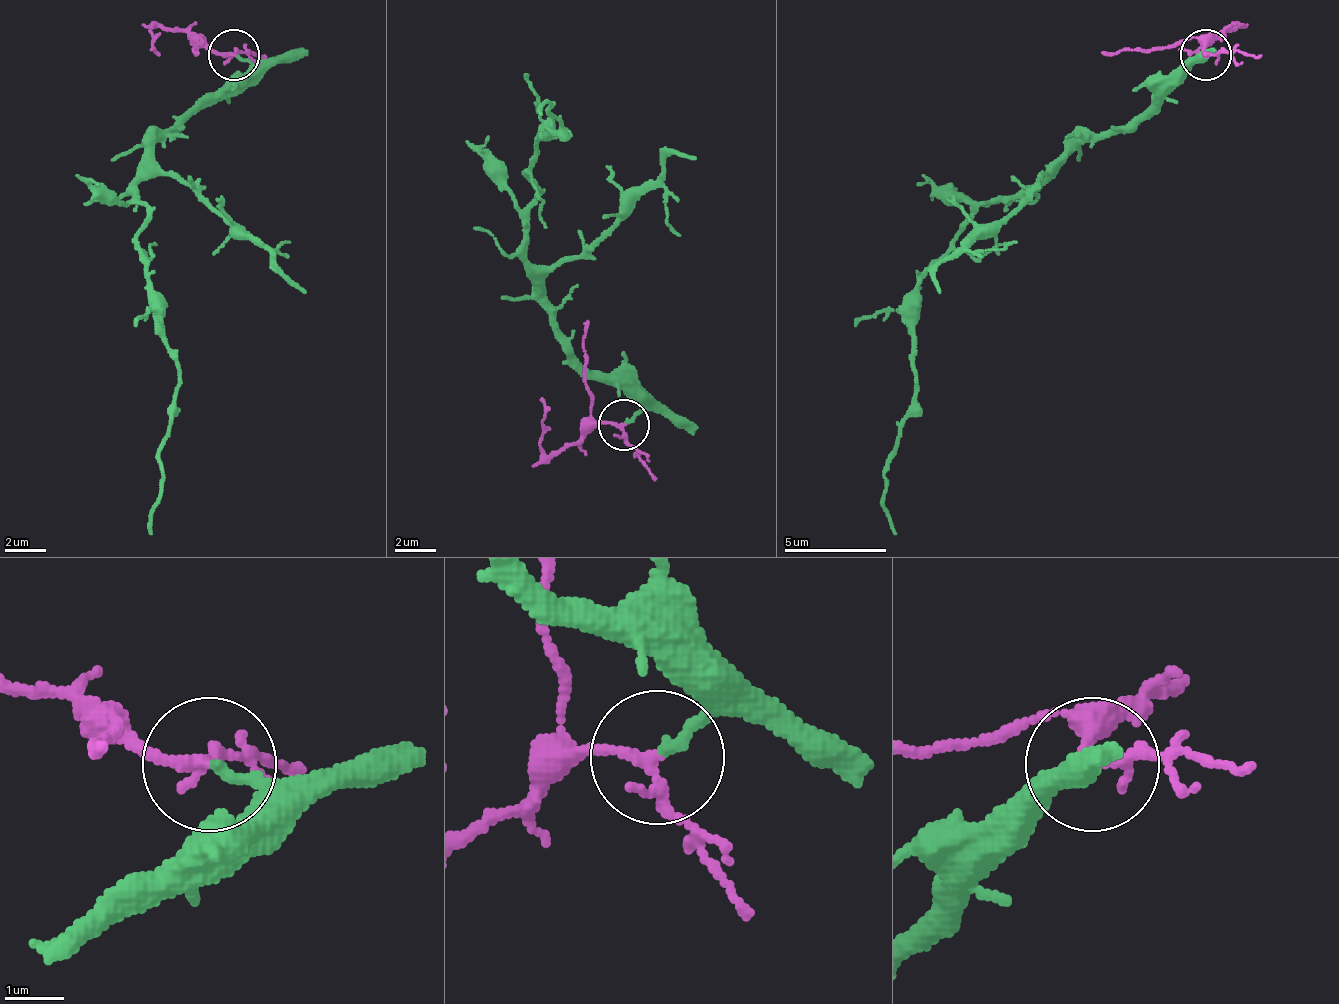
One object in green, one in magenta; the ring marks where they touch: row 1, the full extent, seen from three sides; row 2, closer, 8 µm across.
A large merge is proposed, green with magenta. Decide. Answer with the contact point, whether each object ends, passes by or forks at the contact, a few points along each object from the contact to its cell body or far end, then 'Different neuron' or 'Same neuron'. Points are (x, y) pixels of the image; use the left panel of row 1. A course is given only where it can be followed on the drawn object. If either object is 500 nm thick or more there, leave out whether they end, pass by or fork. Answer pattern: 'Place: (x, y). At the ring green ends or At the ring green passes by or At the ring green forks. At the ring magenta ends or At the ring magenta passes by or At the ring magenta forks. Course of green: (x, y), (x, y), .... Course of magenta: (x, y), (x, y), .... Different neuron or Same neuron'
Place: (234, 55). At the ring green ends. At the ring magenta passes by. Course of green: (235, 56), (250, 66), (184, 118), (138, 179), (143, 271), (179, 368), (148, 532). Course of magenta: (235, 56), (204, 51), (184, 30), (158, 25), (148, 30), (153, 46). Same neuron

